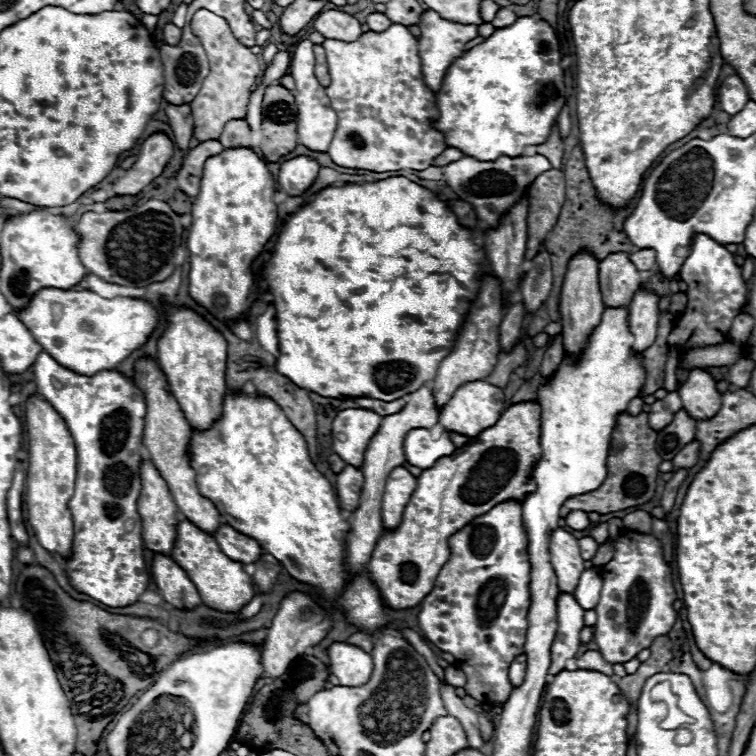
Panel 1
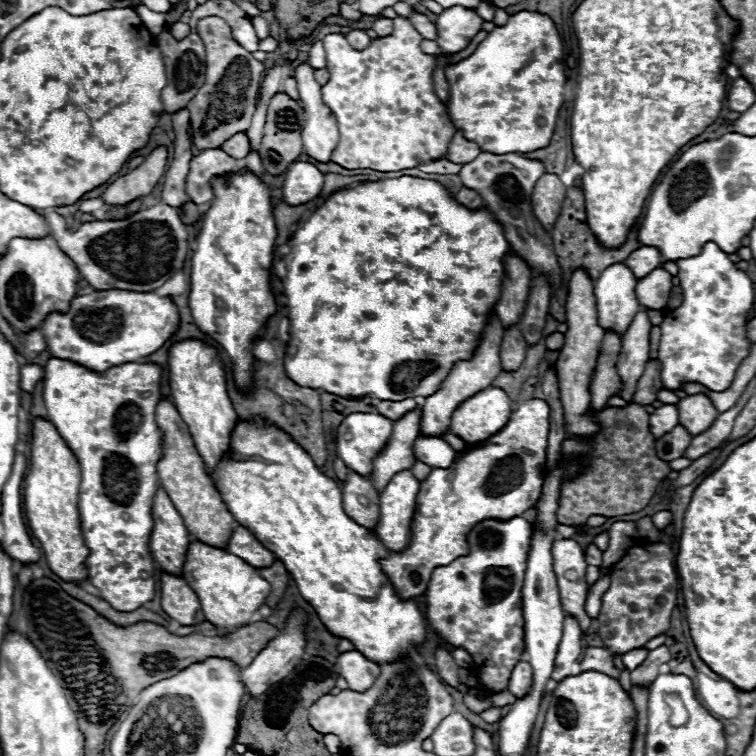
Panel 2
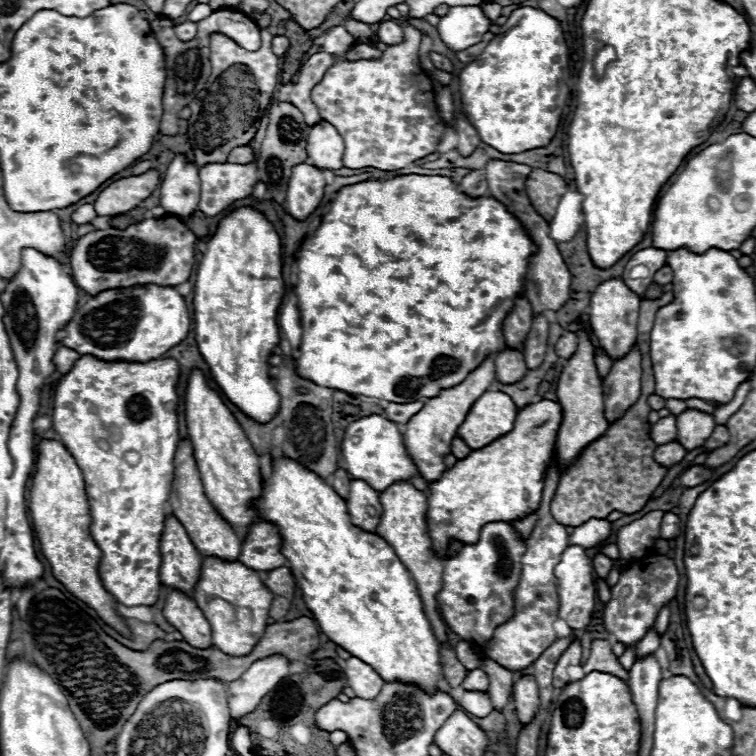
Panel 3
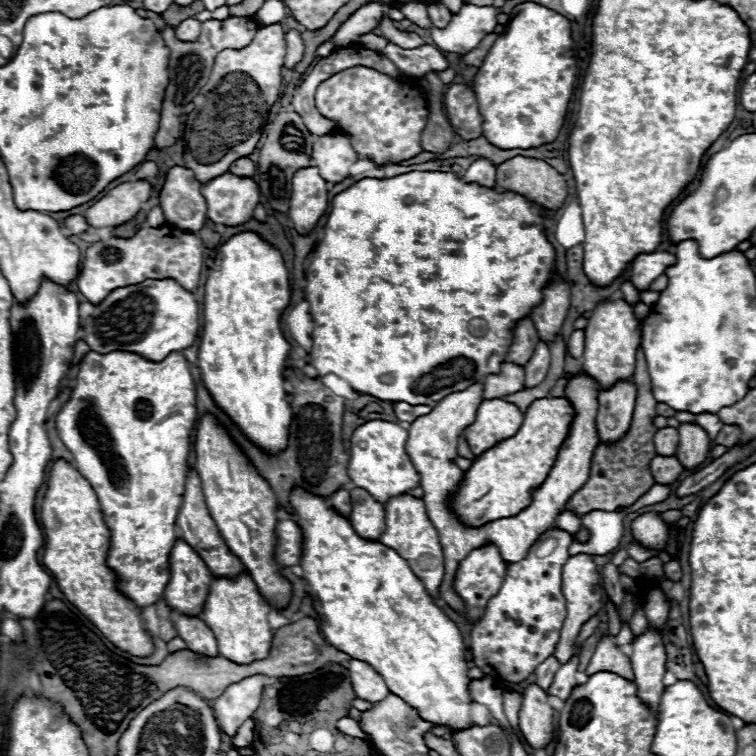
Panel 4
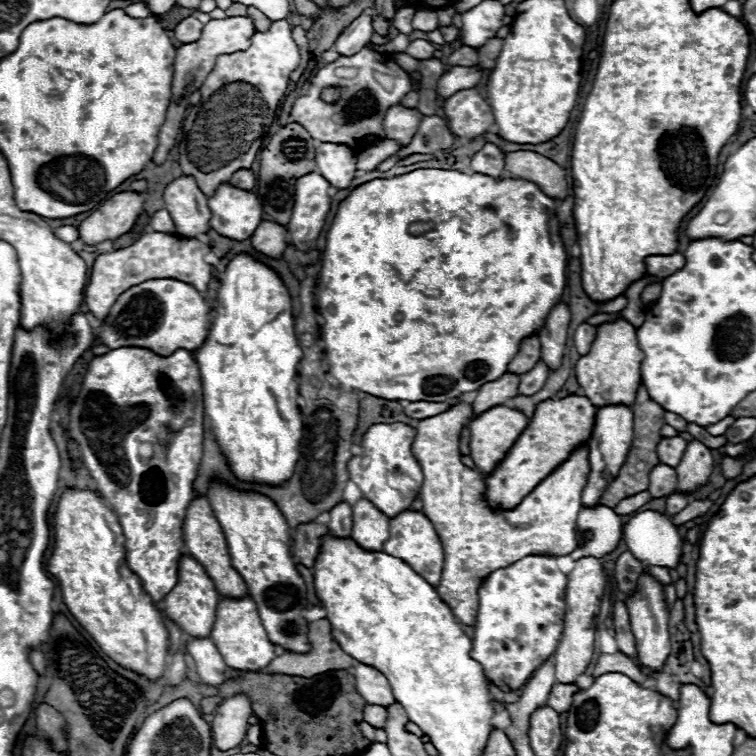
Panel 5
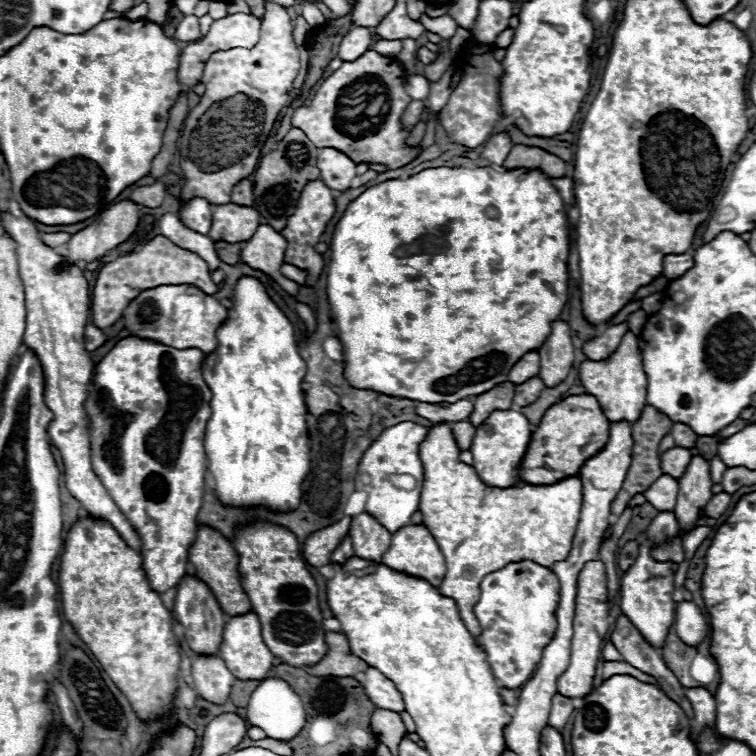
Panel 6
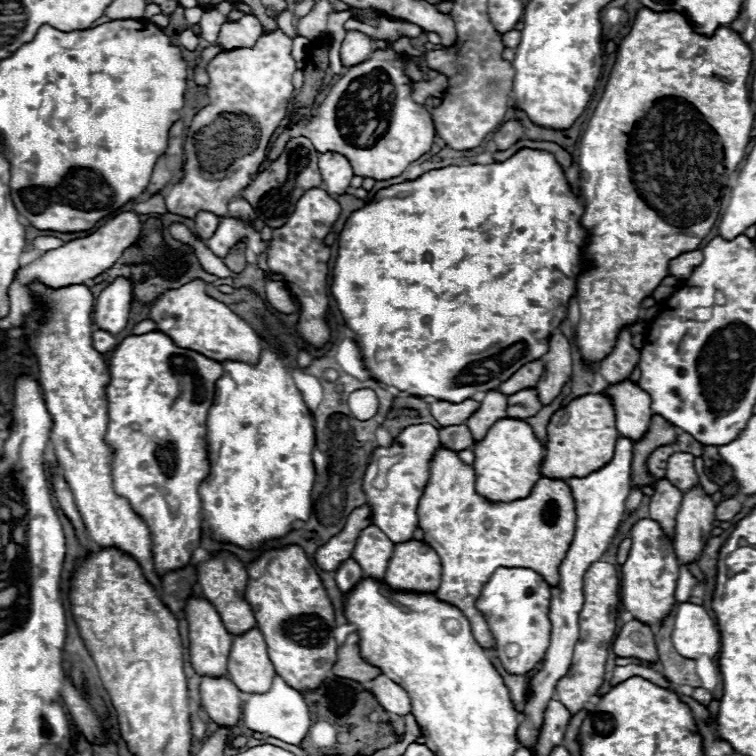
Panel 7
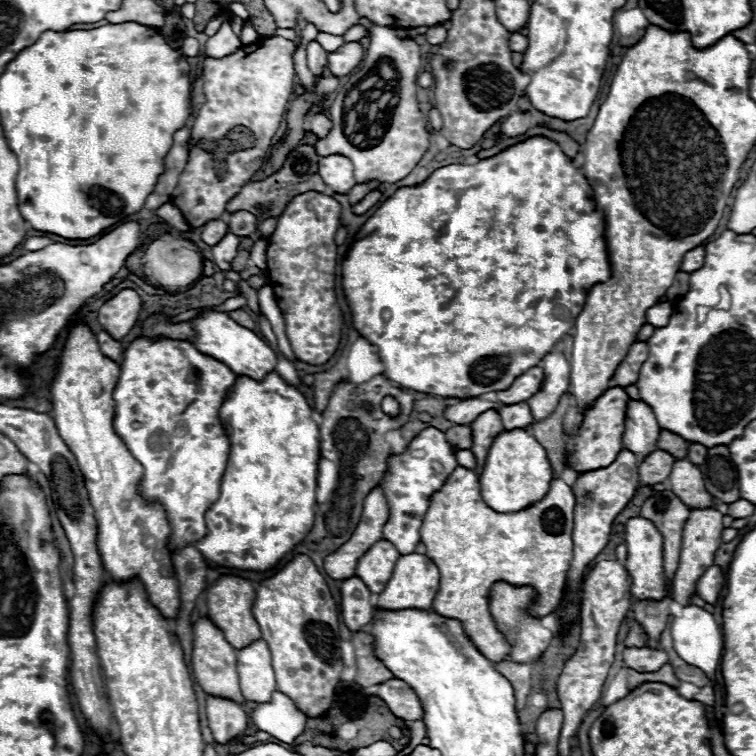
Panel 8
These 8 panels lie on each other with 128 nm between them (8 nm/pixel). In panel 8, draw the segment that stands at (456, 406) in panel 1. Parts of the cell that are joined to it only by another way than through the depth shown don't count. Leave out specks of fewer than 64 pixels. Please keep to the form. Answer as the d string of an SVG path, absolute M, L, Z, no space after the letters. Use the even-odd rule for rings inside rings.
M504 430L488 450L488 460L480 474L480 490L484 502L496 512L518 512L540 502L548 494L552 480L554 474L546 450L536 442L536 438L528 436L524 430Z

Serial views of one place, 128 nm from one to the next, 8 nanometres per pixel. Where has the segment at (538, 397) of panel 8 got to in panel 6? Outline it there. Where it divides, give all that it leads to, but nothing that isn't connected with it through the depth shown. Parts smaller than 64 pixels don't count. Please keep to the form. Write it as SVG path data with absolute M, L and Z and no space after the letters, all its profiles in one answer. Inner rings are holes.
M562 320L552 324L552 332L542 344L540 352L540 378L546 388L558 386L574 364L574 348L570 340L570 326Z

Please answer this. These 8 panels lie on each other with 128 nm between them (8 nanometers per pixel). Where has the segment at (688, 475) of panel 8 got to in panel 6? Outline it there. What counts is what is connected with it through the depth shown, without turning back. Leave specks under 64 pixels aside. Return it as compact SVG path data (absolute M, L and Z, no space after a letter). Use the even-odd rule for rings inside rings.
M676 446L676 448L672 448L672 450L668 450L668 452L662 454L660 466L662 466L662 472L664 474L668 474L668 476L672 476L672 478L678 480L678 478L684 476L690 460L692 460L690 450Z

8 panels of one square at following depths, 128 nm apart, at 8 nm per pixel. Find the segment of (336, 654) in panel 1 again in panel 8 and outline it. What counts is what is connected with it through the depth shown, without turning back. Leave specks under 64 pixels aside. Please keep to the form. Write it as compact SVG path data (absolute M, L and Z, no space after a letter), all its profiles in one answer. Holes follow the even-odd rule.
M388 680L388 684L376 684L368 688L370 694L382 698L390 712L402 720L422 720L424 710L418 694L402 680Z

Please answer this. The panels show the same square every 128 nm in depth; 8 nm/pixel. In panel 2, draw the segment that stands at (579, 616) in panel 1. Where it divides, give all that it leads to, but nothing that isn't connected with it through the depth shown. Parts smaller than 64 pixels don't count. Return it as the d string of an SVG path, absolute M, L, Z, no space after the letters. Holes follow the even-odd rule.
M566 616L564 618L564 634L560 640L560 648L556 652L554 660L554 670L552 670L552 680L560 682L570 674L570 666L578 660L582 652L582 630L576 618Z

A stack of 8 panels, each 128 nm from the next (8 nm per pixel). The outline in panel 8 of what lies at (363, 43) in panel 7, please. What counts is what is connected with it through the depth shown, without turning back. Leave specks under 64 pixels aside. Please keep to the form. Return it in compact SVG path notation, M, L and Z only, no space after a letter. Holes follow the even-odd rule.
M348 42L328 54L328 72L336 78L348 76L364 58L364 48L358 42Z

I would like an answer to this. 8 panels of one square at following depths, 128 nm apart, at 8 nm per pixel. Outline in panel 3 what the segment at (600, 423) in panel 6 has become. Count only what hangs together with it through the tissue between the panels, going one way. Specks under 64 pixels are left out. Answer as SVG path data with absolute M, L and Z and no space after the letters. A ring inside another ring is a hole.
M540 400L522 408L514 428L470 456L448 468L438 482L428 488L428 528L434 548L446 556L450 538L464 544L478 540L480 528L490 522L512 522L532 514L540 500L544 478L554 456L558 430L562 424L562 406L552 400Z

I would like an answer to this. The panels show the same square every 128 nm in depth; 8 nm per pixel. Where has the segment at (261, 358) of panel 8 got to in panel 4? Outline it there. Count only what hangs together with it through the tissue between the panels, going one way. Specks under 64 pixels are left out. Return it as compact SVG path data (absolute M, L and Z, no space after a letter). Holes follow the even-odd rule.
M144 280L140 284L116 288L102 304L94 308L94 316L82 320L82 340L94 352L126 350L148 360L160 362L174 350L194 344L200 330L200 310L192 292L174 280Z

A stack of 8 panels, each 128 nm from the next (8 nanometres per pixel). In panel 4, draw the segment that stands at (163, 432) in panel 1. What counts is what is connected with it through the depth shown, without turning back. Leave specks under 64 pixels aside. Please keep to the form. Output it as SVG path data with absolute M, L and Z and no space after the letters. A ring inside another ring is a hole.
M188 470L188 480L186 480L186 490L184 490L184 504L180 506L180 512L176 516L176 526L180 528L182 532L182 540L192 546L200 558L206 562L208 570L212 572L212 576L216 578L238 578L240 572L244 570L242 562L228 550L224 538L220 536L220 530L216 528L208 508L206 508L206 502L204 502L204 494L202 494L202 486L200 486L200 478L196 476L196 472Z

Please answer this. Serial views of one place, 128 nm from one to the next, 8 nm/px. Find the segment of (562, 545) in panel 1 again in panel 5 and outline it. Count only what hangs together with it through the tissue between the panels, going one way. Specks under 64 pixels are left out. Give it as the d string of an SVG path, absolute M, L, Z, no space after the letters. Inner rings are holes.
M580 558L574 566L574 570L568 574L568 586L566 586L566 618L564 618L564 632L560 638L560 644L554 652L554 664L556 664L556 680L562 684L574 684L580 674L586 672L588 664L594 656L594 638L596 638L596 626L598 626L598 614L600 614L600 600L604 596L606 580L604 580L604 568L598 558Z

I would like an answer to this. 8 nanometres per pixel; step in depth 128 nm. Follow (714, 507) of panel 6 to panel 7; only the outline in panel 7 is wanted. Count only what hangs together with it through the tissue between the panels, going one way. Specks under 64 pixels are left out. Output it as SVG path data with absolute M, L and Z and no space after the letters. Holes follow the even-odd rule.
M728 498L728 500L724 500L724 502L716 508L716 518L722 520L722 522L732 520L740 510L742 510L742 504L740 504L736 498Z

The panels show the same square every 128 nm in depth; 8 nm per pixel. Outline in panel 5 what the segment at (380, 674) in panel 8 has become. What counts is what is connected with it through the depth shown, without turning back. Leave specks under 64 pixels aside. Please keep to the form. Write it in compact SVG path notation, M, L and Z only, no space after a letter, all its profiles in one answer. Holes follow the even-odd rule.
M326 618L310 624L308 638L312 642L312 652L308 654L284 652L282 656L276 656L264 670L292 676L316 676L326 670L336 668L346 670L356 662L332 638L332 624L328 624Z

